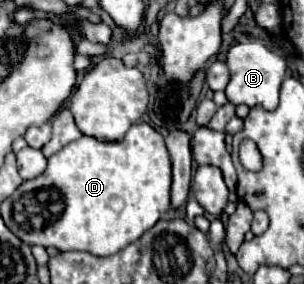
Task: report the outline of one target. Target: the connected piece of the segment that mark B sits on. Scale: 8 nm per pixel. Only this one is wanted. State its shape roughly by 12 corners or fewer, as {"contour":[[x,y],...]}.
{"contour":[[260,42],[228,50],[232,104],[278,108],[286,60]]}

